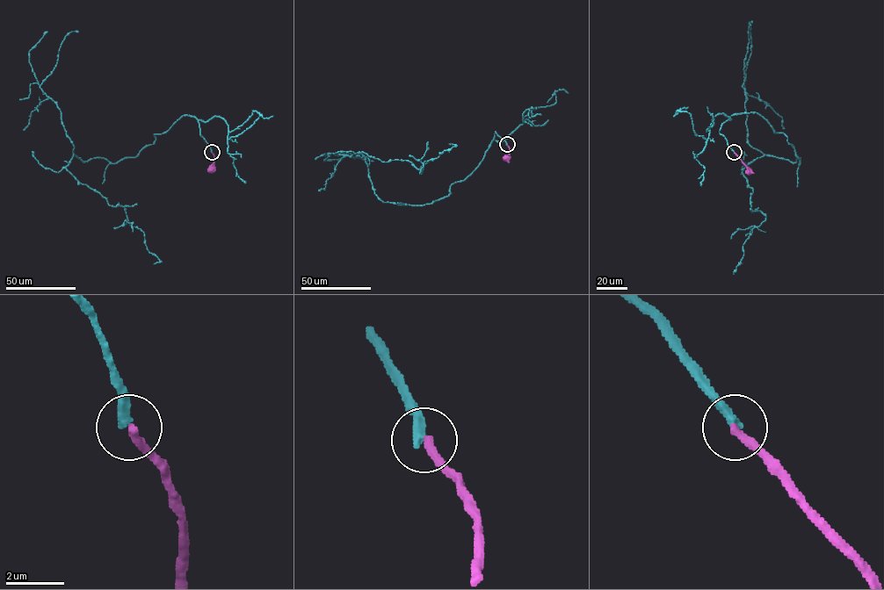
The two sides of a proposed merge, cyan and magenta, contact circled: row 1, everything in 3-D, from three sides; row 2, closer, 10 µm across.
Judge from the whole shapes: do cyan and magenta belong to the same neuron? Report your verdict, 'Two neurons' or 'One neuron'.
Two neurons

